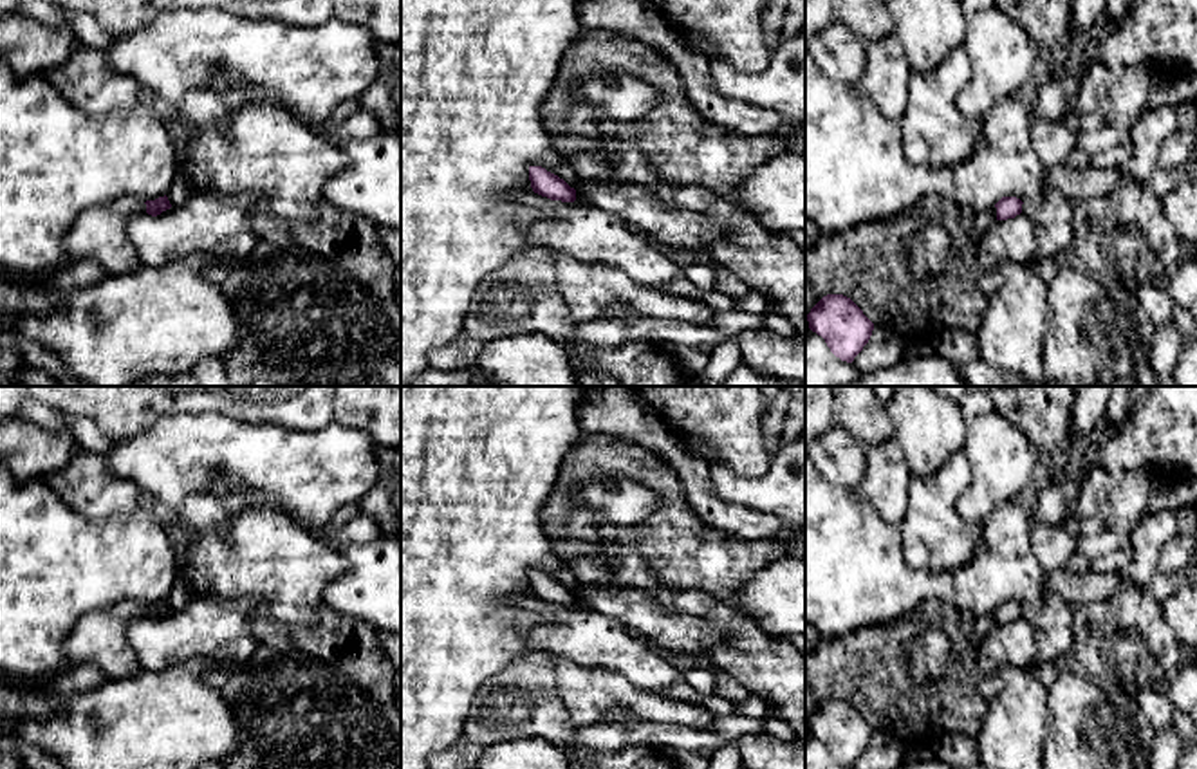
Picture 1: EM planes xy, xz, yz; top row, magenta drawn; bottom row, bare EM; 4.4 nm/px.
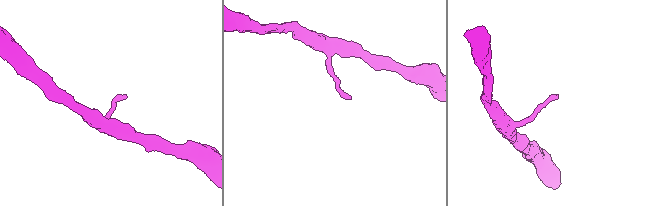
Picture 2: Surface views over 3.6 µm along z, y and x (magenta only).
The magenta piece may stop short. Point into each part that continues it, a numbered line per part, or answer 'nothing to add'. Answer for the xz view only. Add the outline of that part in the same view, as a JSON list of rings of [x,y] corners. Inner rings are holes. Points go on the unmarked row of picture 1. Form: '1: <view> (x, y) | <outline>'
nothing to add

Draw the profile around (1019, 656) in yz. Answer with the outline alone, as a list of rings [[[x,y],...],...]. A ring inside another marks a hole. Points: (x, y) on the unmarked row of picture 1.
[[[1024,617],[1015,623],[997,625],[982,639],[977,652],[979,691],[986,702],[991,702],[1006,686],[998,672],[1004,664],[1013,664],[1025,672],[1035,668],[1035,628]]]

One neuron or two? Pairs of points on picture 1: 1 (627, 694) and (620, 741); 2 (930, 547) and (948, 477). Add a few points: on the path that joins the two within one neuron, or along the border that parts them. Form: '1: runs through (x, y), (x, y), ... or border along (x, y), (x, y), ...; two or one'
1: border along (611, 722), (576, 726); two
2: runs through (932, 529), (932, 500), (937, 495); one

